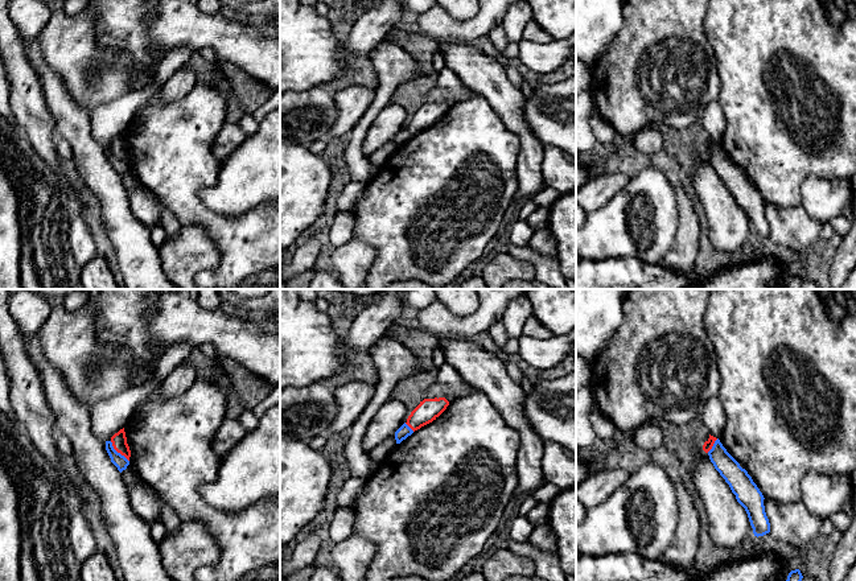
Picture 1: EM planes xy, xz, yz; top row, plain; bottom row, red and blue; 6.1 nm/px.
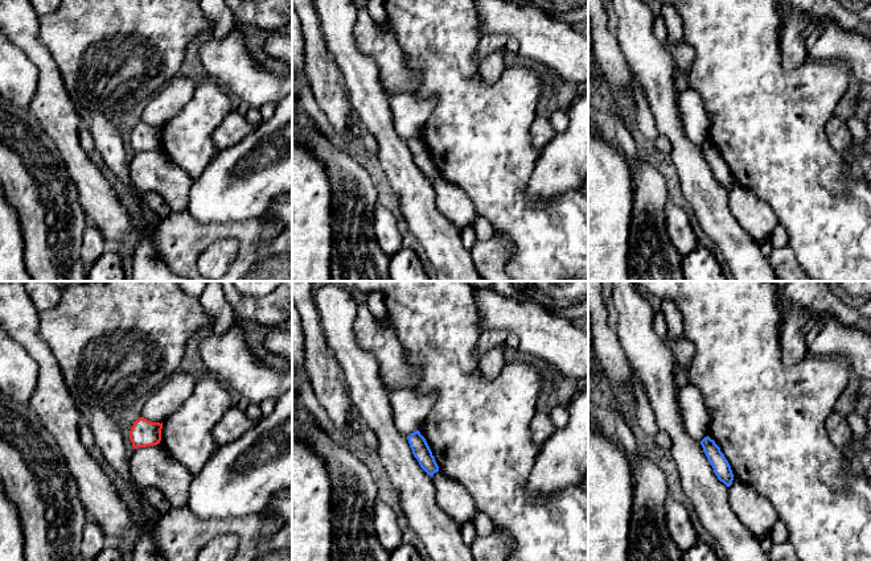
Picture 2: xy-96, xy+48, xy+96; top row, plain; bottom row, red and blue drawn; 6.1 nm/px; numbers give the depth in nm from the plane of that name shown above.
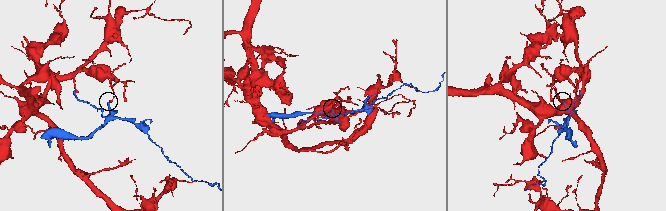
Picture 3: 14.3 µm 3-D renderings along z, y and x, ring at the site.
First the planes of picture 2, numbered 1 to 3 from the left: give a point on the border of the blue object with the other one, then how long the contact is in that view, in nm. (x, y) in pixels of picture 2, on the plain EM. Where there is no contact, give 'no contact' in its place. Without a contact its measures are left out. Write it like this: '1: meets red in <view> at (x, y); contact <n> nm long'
1: no contact
2: no contact
3: no contact

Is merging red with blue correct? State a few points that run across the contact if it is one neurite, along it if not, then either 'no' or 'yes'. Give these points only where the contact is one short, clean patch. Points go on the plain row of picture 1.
xy (110, 145), (128, 165) | no

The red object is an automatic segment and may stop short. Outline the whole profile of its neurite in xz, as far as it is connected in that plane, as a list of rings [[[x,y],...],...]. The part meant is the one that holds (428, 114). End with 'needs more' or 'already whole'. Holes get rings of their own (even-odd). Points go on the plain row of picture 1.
[[[445,102],[424,103],[411,116],[406,128],[415,136],[436,124],[446,114],[448,110],[449,106]]]; already whole

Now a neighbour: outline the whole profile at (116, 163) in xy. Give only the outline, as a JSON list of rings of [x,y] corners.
[[[106,145],[106,154],[111,162],[111,166],[118,172],[120,177],[127,173],[129,165],[114,153],[111,145]]]

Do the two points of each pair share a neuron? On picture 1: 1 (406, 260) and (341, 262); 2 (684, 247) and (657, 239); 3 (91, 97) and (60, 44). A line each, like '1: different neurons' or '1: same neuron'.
1: different neurons
2: different neurons
3: same neuron

